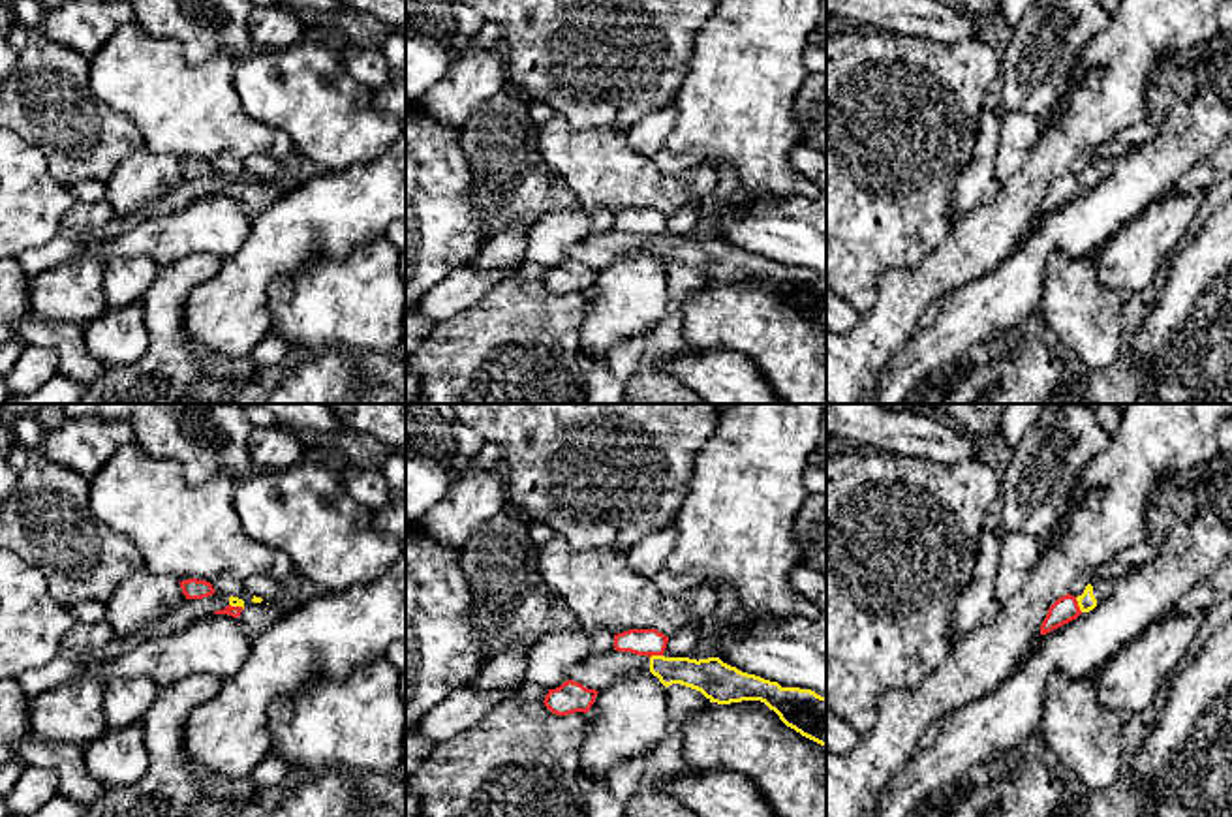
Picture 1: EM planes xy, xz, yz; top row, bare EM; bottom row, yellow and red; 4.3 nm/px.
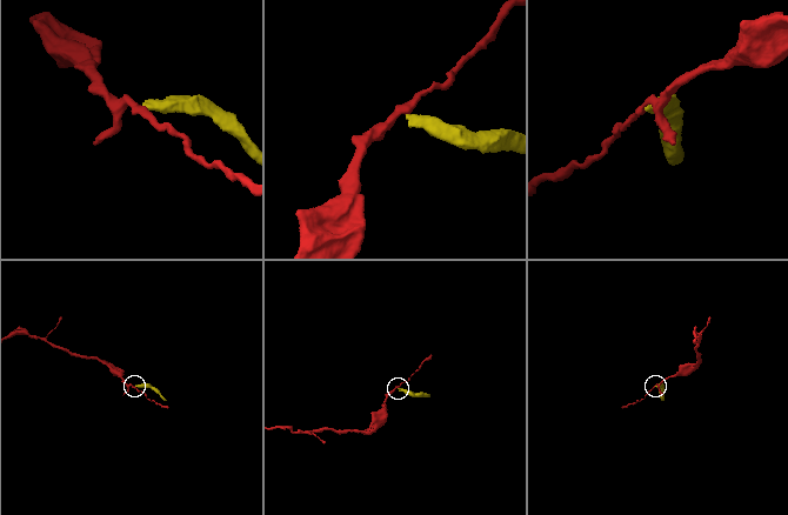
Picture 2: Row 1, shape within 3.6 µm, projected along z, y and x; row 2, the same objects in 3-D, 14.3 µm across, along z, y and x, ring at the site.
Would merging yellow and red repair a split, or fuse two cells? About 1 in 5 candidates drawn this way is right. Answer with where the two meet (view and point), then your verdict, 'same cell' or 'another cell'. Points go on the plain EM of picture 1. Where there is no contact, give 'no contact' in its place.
yz (1078, 184) | another cell

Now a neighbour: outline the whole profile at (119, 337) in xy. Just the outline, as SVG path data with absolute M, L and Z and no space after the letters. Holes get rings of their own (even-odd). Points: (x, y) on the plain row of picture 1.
M143 302L107 308L83 329L86 353L103 368L137 362L148 346Z

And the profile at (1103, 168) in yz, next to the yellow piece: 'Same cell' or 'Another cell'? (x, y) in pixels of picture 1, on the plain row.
Same cell

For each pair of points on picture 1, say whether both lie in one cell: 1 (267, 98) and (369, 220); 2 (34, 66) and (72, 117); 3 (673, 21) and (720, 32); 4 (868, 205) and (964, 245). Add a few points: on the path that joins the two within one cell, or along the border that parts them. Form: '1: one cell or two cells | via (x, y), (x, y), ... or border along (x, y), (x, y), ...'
1: two cells | border along (370, 160), (338, 171), (322, 171)
2: one cell | via (47, 79), (49, 94), (59, 104)
3: two cells | border along (708, 19), (697, 34), (686, 68)
4: two cells | border along (956, 220), (949, 235), (913, 267)

